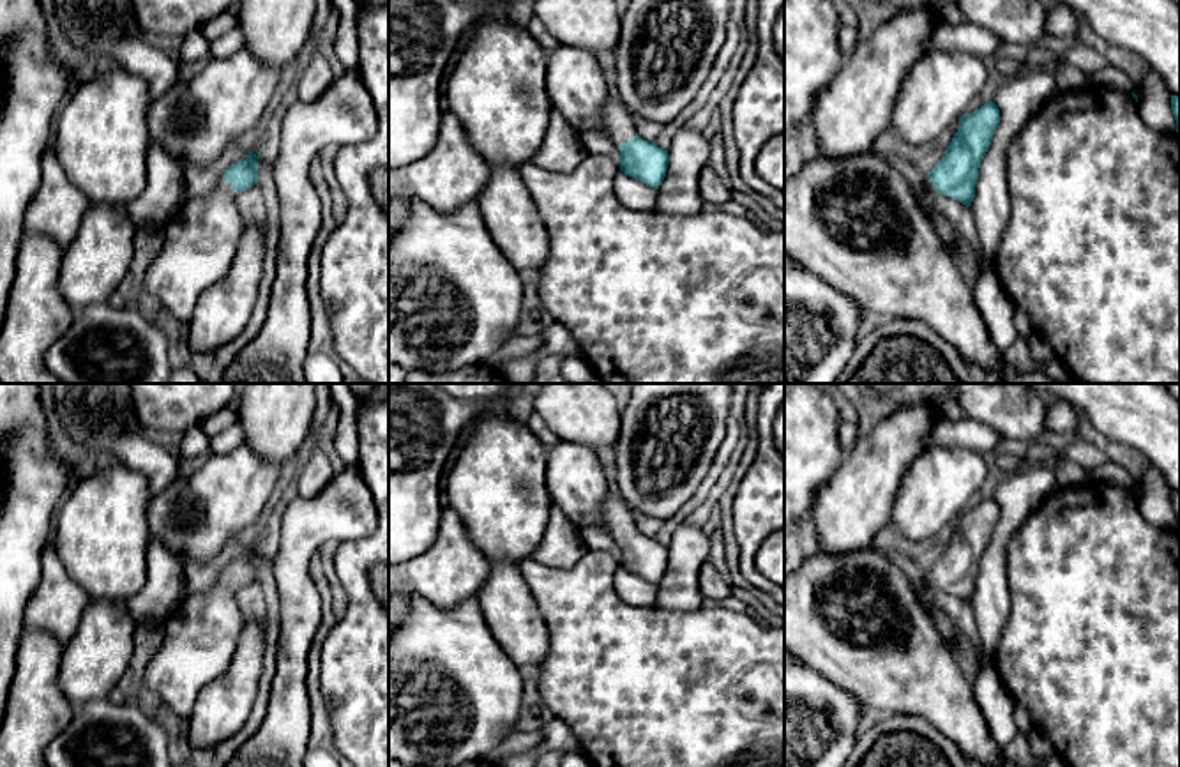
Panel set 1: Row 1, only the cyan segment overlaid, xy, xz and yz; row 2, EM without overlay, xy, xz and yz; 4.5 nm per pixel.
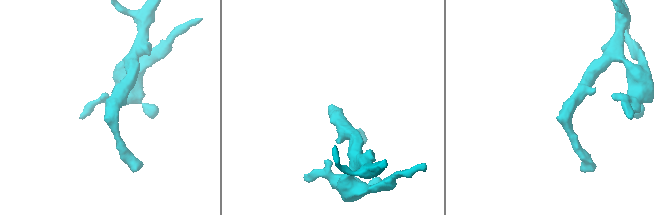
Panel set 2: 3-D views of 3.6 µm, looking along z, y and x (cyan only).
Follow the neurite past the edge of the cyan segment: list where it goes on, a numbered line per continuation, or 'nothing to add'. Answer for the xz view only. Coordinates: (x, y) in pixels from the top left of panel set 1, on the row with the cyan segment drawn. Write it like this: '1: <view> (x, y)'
1: xz (617, 122)

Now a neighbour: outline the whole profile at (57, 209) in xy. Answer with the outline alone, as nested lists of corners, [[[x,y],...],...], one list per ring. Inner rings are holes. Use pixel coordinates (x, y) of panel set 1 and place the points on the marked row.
[[[48,145],[41,161],[41,186],[25,210],[23,230],[44,235],[65,249],[90,205],[65,175],[53,145]]]

